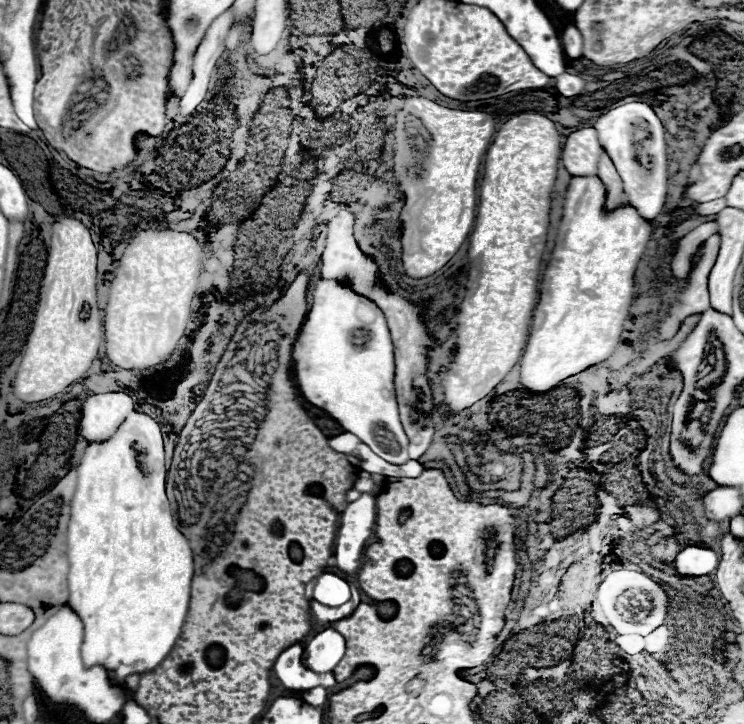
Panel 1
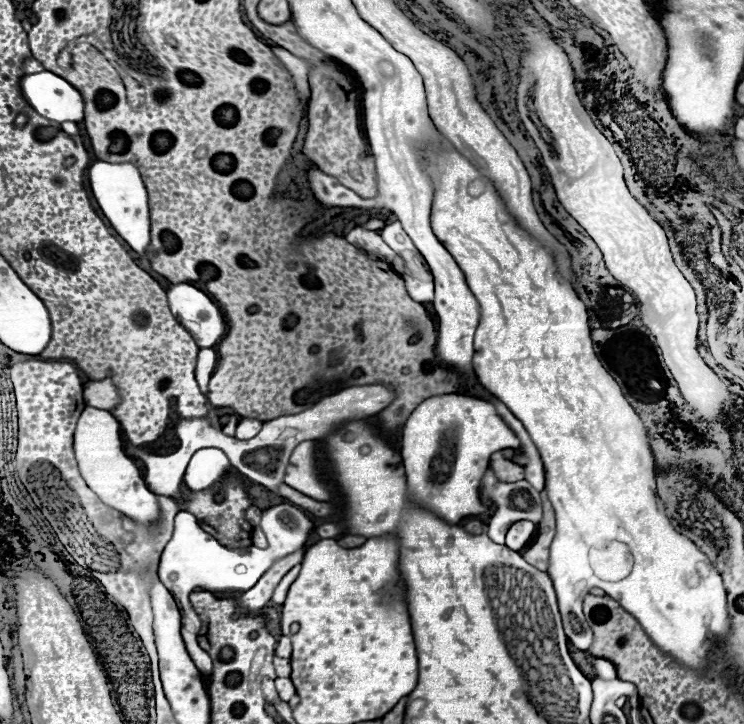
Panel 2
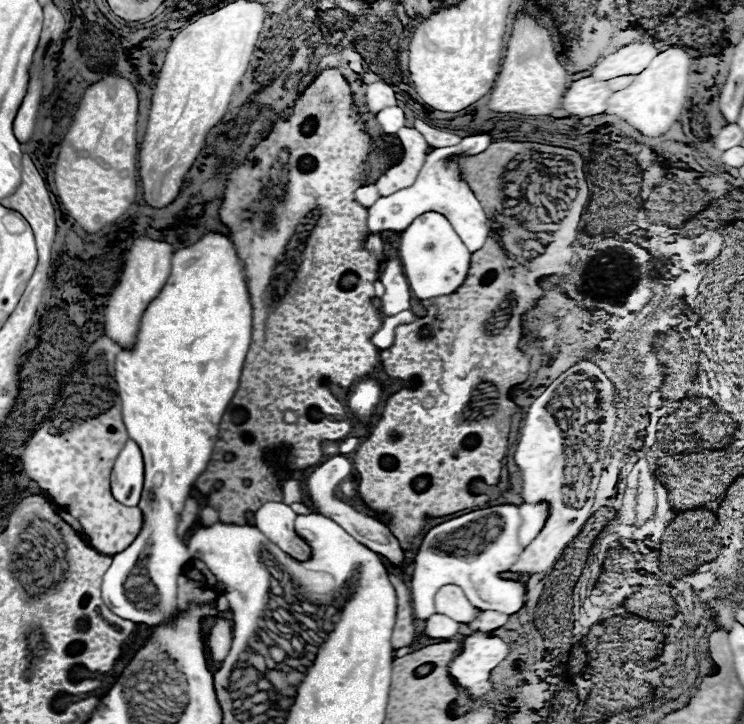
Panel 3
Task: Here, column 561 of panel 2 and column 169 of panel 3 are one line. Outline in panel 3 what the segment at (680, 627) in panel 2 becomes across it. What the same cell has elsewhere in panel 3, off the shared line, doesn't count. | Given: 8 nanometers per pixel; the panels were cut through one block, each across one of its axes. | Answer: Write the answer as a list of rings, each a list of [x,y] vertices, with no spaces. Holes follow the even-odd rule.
[[[206,232],[192,246],[172,254],[172,270],[162,292],[144,310],[134,346],[116,356],[116,384],[122,400],[122,418],[128,436],[138,442],[144,456],[144,494],[138,508],[144,512],[144,528],[126,552],[112,556],[112,566],[102,578],[102,600],[108,608],[134,622],[154,626],[168,618],[176,608],[176,588],[182,564],[190,560],[188,546],[178,540],[176,526],[196,478],[204,472],[214,442],[218,438],[220,418],[232,400],[244,360],[252,342],[252,302],[246,286],[244,264],[236,254],[234,242],[220,232]]]

